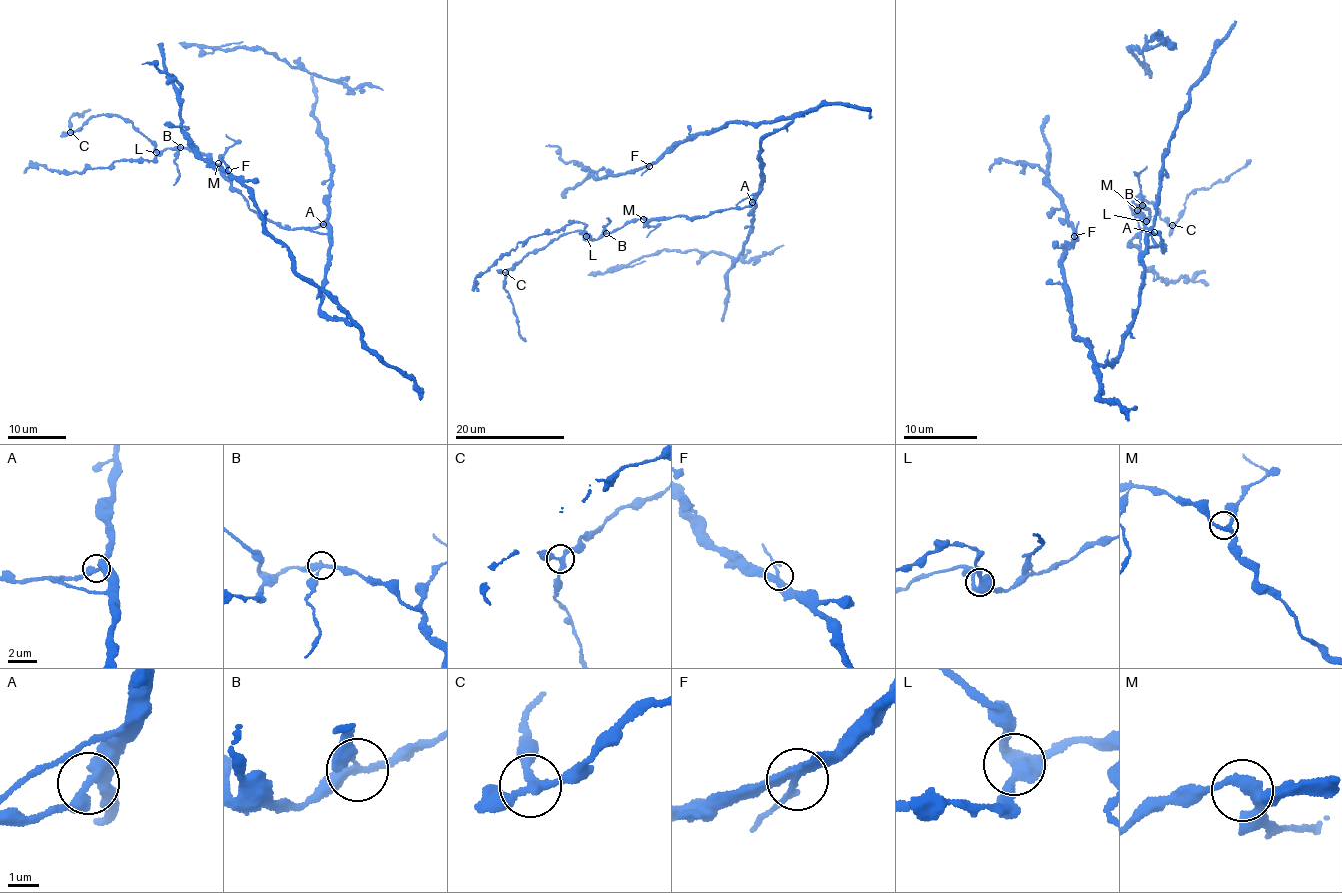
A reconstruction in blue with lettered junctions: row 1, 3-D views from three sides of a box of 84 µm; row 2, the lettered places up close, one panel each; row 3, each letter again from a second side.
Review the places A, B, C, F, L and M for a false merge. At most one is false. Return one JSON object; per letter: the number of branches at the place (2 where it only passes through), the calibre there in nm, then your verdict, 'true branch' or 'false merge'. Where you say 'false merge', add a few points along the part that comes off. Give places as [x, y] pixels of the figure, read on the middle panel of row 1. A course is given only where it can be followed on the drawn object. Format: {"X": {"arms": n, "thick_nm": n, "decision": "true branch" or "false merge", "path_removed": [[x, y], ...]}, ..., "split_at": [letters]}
{"A": {"arms": 3, "thick_nm": 320, "decision": "true branch"}, "B": {"arms": 3, "thick_nm": 240, "decision": "false merge", "path_removed": [[607, 233], [604, 226], [611, 220], [606, 219]]}, "C": {"arms": 3, "thick_nm": 260, "decision": "true branch"}, "F": {"arms": 4, "thick_nm": 280, "decision": "true branch"}, "L": {"arms": 3, "thick_nm": 400, "decision": "true branch"}, "M": {"arms": 3, "thick_nm": 280, "decision": "true branch"}, "split_at": ["B"]}

